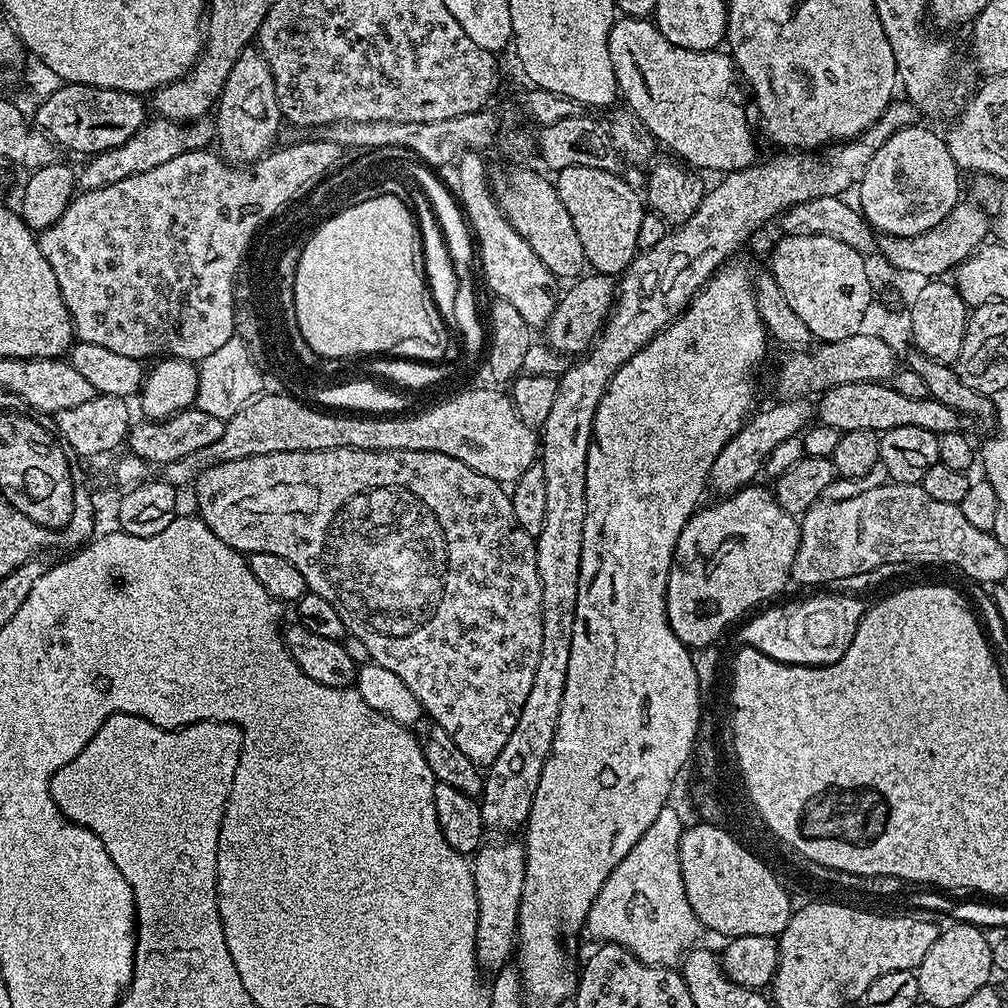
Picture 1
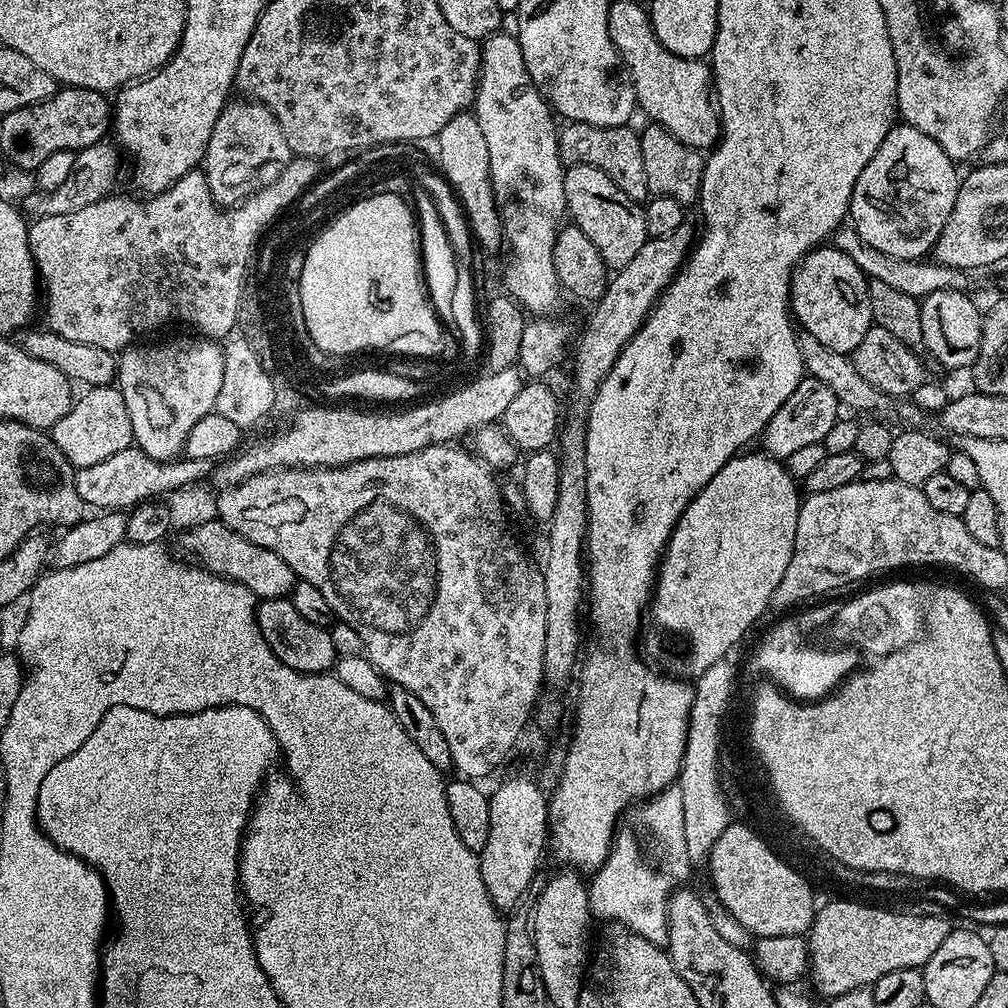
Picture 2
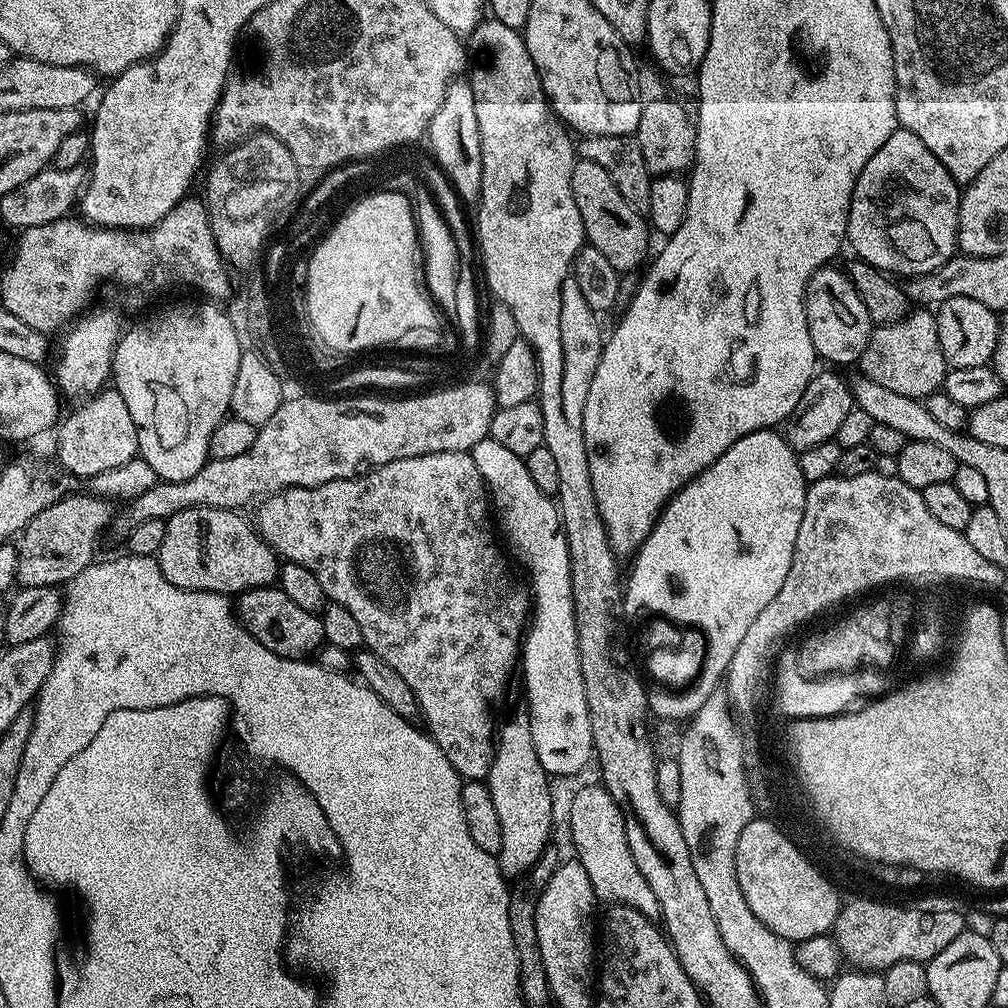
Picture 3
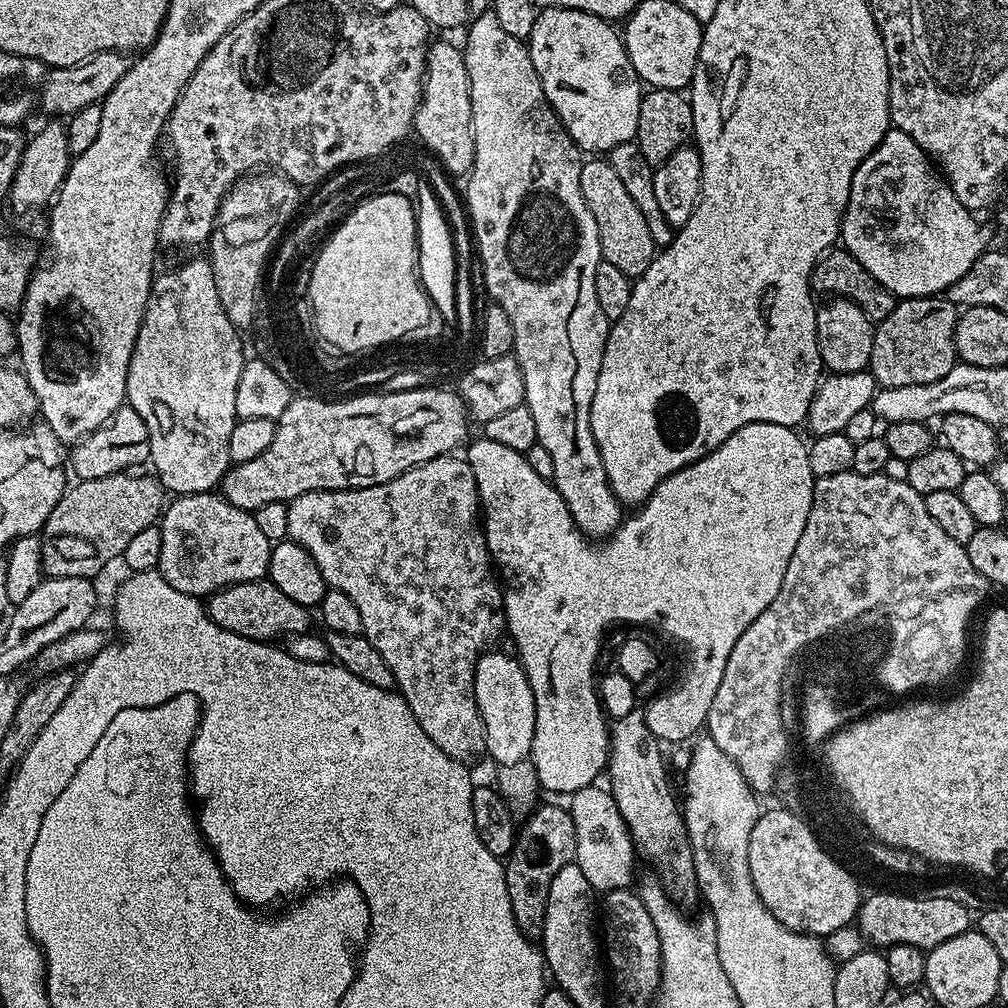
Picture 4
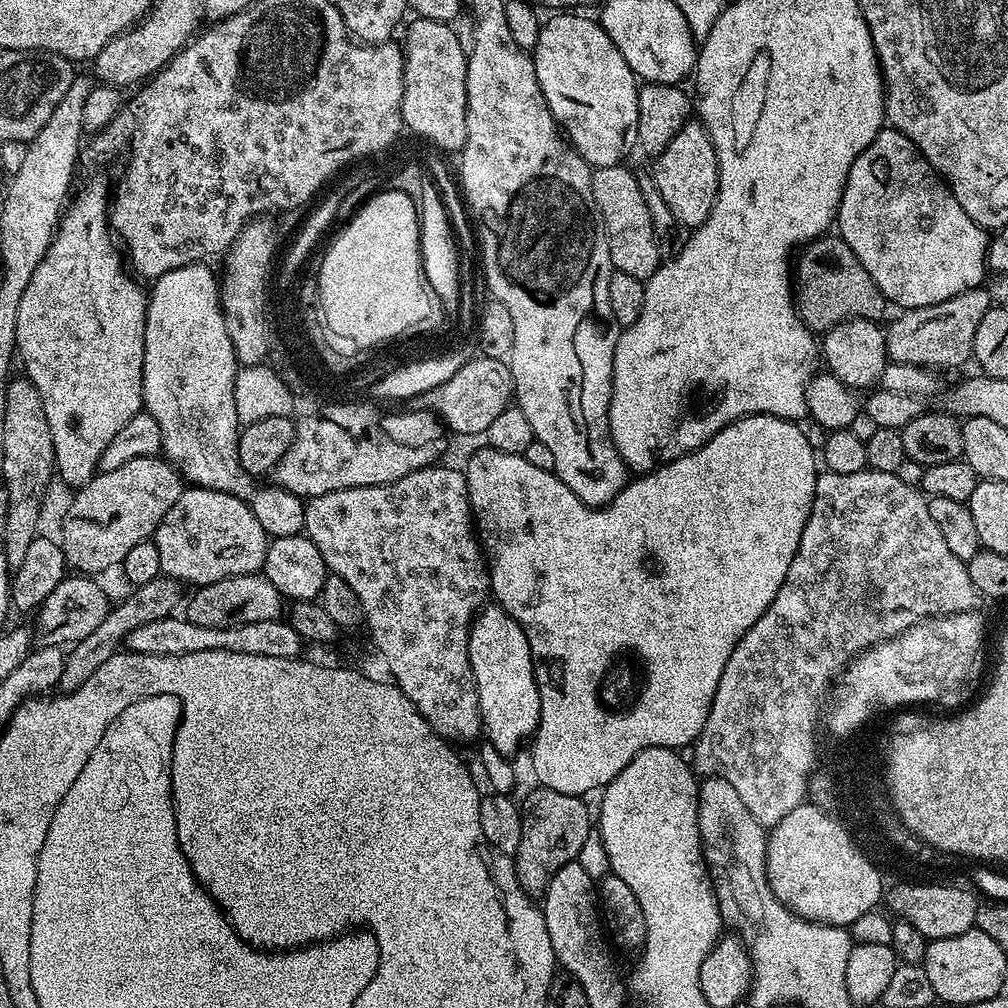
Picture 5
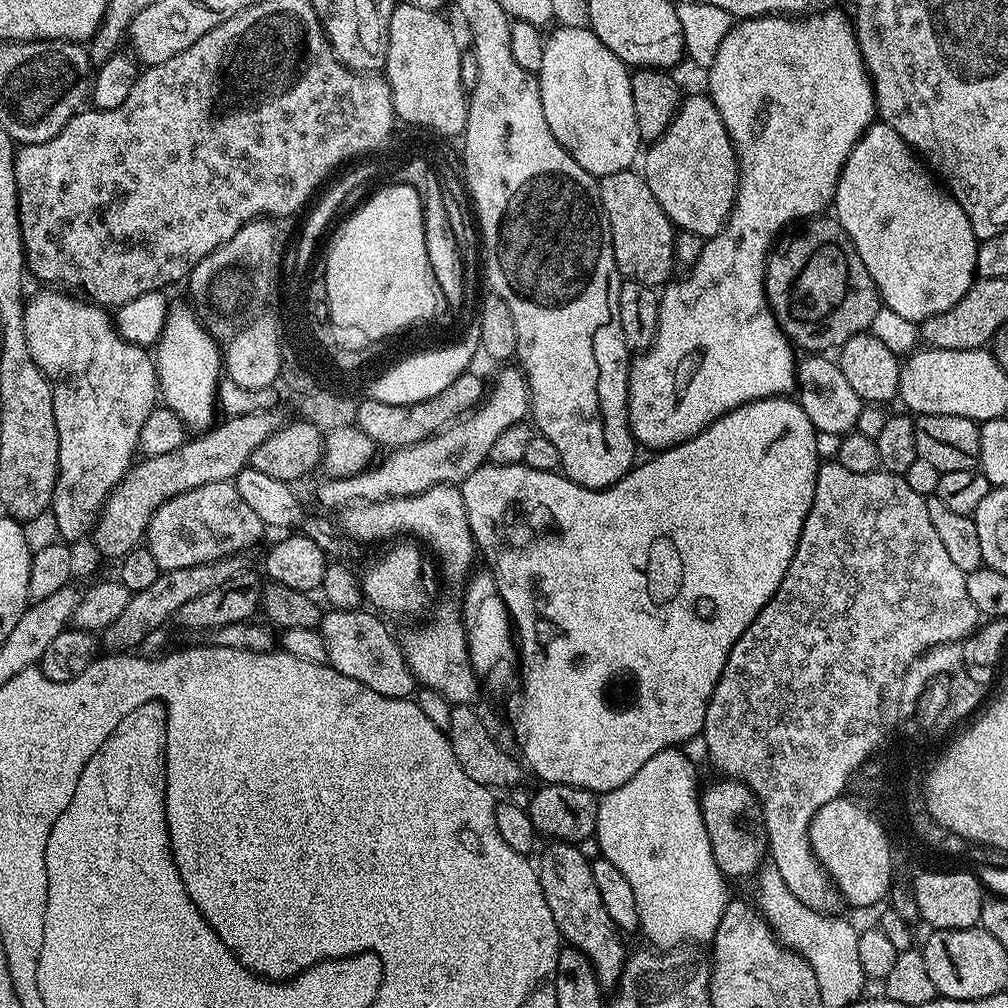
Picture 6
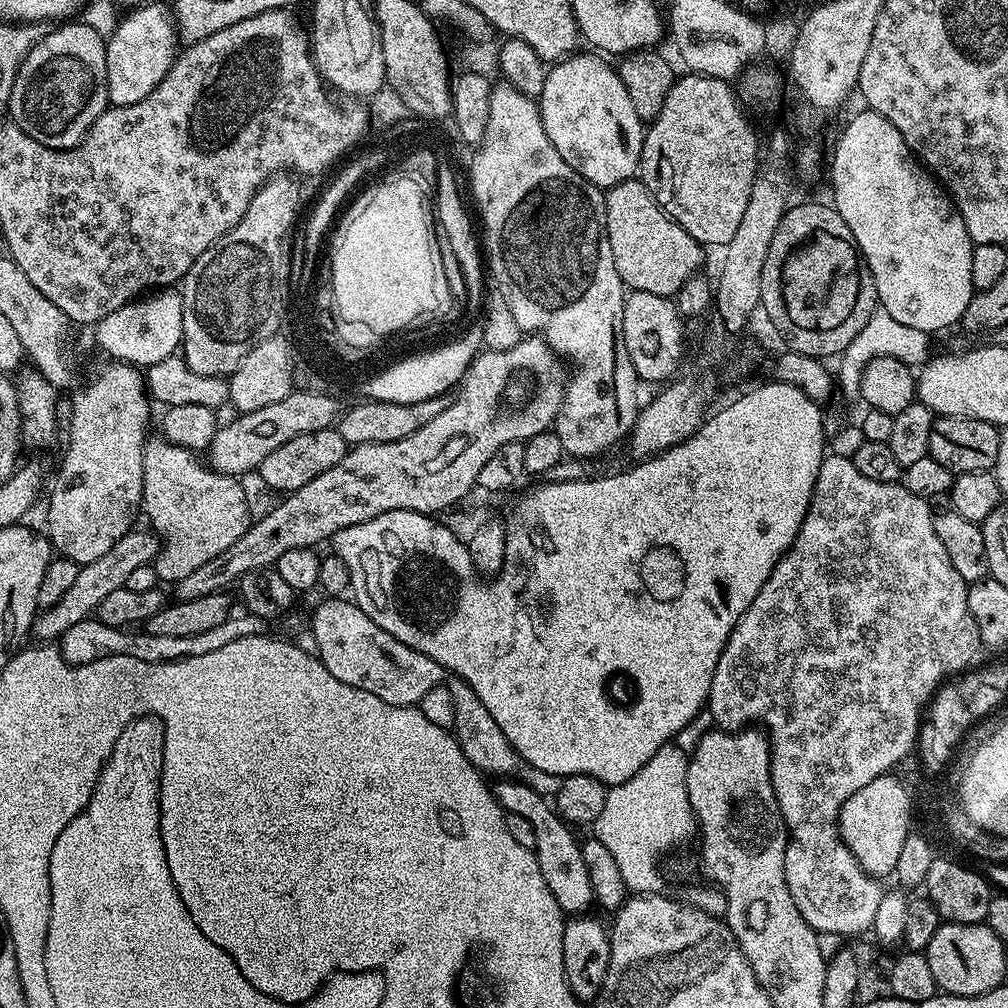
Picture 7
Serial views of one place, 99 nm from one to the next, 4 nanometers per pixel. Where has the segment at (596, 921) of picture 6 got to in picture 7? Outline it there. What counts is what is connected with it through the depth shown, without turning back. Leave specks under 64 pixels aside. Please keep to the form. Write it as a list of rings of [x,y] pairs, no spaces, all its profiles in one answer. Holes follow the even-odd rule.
[[[500,778],[495,781],[494,795],[505,813],[522,814],[526,822],[534,830],[534,851],[538,858],[538,870],[542,870],[542,878],[546,878],[546,886],[550,886],[550,894],[554,894],[554,902],[566,914],[584,914],[593,907],[592,887],[590,886],[590,870],[586,870],[586,862],[582,858],[581,841],[571,827],[561,818],[560,813],[550,803],[549,797],[538,794],[530,786],[523,784],[519,778]]]

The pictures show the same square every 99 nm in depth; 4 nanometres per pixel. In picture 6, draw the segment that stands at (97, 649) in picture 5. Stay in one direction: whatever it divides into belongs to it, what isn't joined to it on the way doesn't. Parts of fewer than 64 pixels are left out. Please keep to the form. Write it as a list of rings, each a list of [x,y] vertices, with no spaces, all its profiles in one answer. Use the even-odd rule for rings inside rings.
[[[243,555],[227,556],[218,558],[214,562],[202,562],[198,566],[182,566],[178,570],[161,572],[158,582],[154,582],[146,590],[138,590],[132,593],[130,602],[126,604],[126,610],[118,619],[105,628],[102,633],[102,640],[109,644],[113,653],[121,653],[123,650],[134,650],[142,643],[151,632],[156,632],[164,623],[171,621],[178,614],[179,608],[193,598],[201,594],[207,594],[209,590],[215,590],[230,582],[230,578],[238,578],[245,571]]]

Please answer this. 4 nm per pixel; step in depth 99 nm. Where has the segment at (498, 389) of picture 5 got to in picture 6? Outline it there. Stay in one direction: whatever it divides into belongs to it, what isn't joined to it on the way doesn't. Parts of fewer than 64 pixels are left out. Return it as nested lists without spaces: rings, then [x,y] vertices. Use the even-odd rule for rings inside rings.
[[[472,370],[463,372],[447,386],[446,390],[417,404],[386,405],[385,402],[361,399],[357,403],[354,427],[362,430],[362,434],[366,434],[366,438],[370,438],[370,442],[380,450],[409,448],[426,438],[437,436],[448,425],[455,424],[465,414],[471,413],[472,409],[484,399],[486,380],[484,384],[483,378],[475,376],[474,372]]]

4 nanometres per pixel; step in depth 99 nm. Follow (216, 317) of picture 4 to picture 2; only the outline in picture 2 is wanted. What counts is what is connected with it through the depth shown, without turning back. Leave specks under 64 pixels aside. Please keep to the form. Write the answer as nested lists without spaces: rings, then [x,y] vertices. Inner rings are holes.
[[[200,336],[178,338],[162,344],[140,344],[125,349],[117,363],[117,385],[131,416],[135,445],[159,460],[177,459],[185,438],[215,409],[222,386],[223,347]]]

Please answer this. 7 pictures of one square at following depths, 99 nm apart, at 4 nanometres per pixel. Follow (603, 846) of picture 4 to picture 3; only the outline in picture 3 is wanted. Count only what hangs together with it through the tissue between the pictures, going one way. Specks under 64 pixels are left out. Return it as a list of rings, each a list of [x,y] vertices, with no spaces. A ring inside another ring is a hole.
[[[588,784],[585,788],[578,789],[572,796],[572,805],[568,808],[572,844],[576,847],[575,859],[582,866],[586,866],[586,874],[590,878],[590,886],[594,886],[597,901],[608,900],[609,905],[625,904],[647,916],[659,917],[658,898],[654,898],[654,890],[650,890],[646,878],[642,878],[642,870],[638,870],[626,842],[623,807],[612,801],[612,795],[607,788],[596,784]]]

